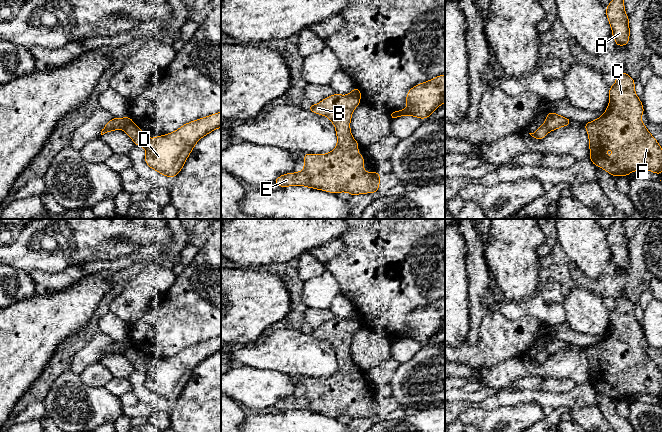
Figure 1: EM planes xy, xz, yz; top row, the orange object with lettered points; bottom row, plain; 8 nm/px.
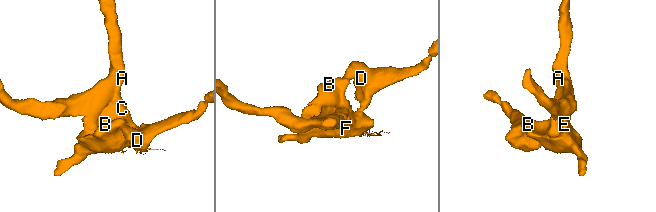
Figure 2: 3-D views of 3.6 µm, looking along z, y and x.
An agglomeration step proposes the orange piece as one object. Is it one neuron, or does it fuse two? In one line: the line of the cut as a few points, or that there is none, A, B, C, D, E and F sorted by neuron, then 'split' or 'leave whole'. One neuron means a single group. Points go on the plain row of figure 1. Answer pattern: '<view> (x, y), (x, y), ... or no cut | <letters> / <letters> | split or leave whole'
xy (133, 347), (122, 352) | A B C E F / D | split

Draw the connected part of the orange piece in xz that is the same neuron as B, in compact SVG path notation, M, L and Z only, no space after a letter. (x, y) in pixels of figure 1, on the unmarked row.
M335 317L318 328L307 330L310 335L326 340L332 345L338 364L336 372L327 378L305 377L303 395L281 399L274 406L279 411L306 410L333 418L347 416L352 420L377 416L380 411L381 398L378 396L364 396L364 381L358 377L359 367L353 362L350 354L353 334L359 330L360 326L359 322Z

